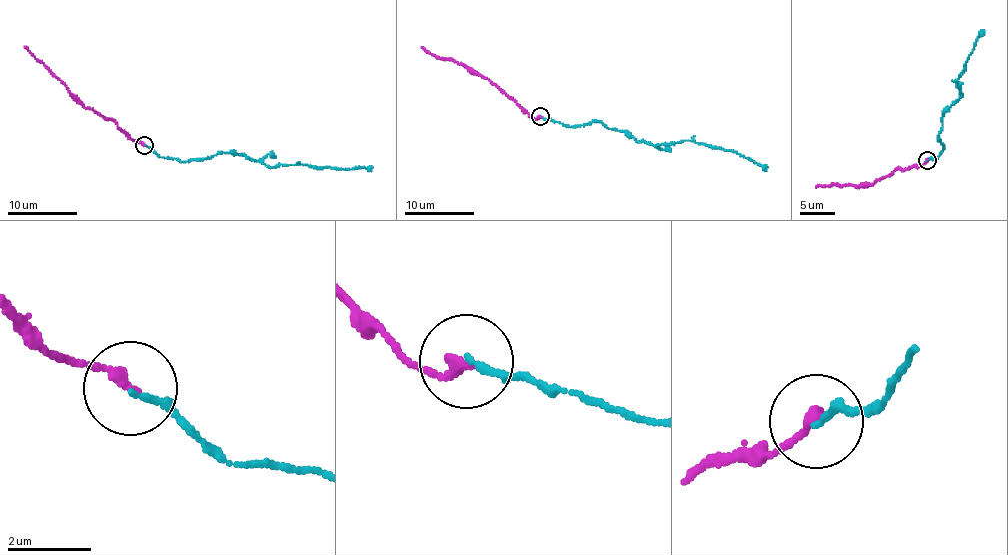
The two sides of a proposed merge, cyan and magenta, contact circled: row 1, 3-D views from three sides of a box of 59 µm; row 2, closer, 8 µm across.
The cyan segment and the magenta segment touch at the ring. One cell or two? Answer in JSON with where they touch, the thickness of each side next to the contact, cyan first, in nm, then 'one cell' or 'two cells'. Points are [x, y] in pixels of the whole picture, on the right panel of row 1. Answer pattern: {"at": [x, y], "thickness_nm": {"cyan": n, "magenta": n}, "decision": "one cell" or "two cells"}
{"at": [927, 160], "thickness_nm": {"cyan": 150, "magenta": 280}, "decision": "one cell"}

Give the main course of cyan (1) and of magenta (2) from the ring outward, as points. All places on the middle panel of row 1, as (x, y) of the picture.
1: (540, 117), (570, 127), (601, 122), (657, 145), (695, 140), (743, 155), (766, 171)
2: (540, 117), (533, 118), (514, 99), (471, 67), (438, 57), (421, 48)

